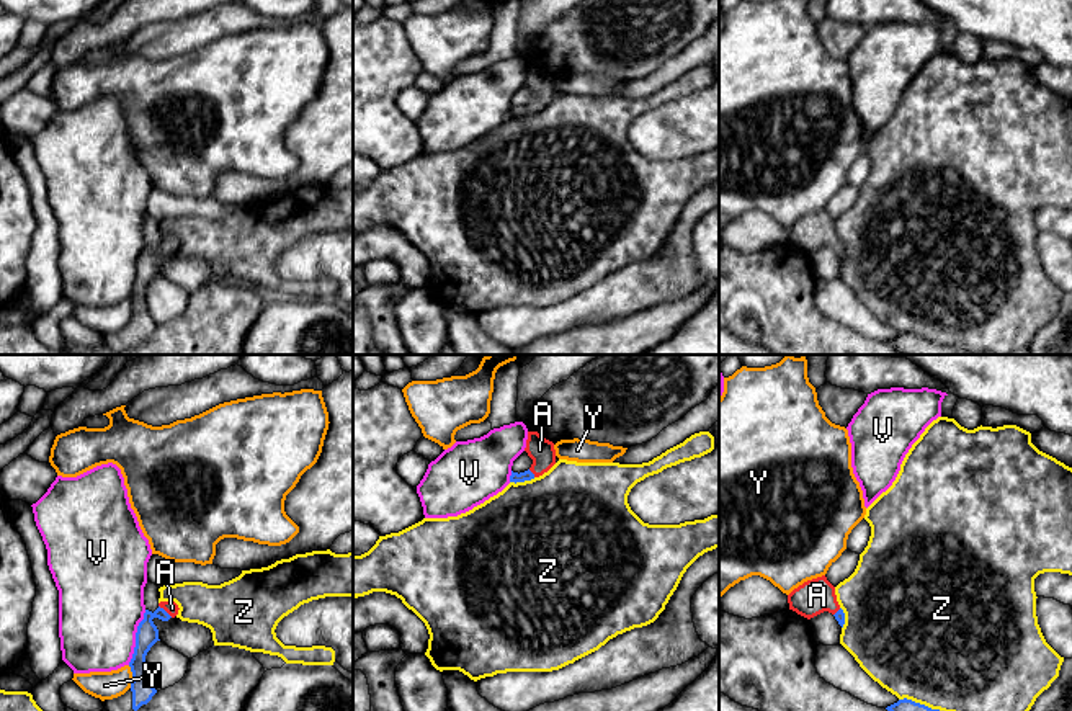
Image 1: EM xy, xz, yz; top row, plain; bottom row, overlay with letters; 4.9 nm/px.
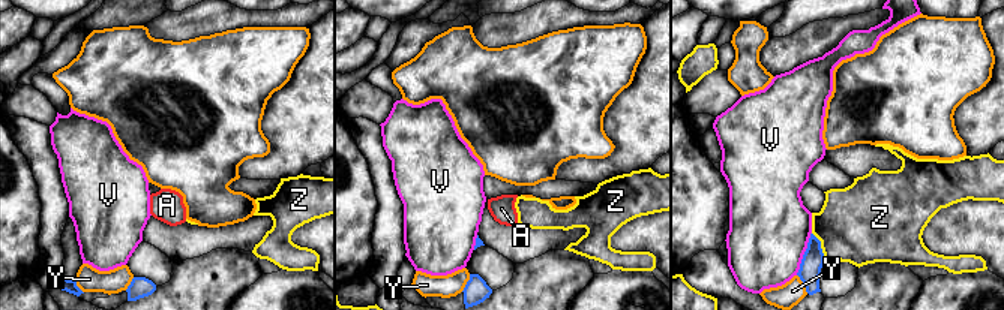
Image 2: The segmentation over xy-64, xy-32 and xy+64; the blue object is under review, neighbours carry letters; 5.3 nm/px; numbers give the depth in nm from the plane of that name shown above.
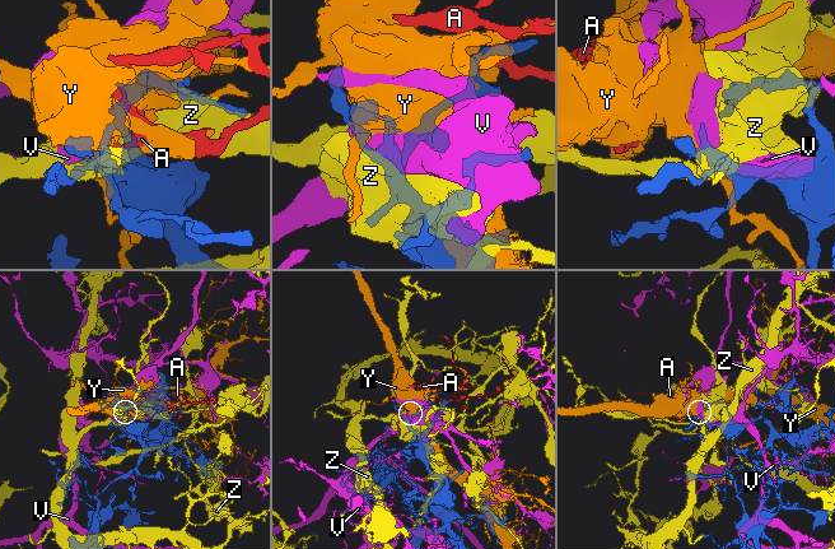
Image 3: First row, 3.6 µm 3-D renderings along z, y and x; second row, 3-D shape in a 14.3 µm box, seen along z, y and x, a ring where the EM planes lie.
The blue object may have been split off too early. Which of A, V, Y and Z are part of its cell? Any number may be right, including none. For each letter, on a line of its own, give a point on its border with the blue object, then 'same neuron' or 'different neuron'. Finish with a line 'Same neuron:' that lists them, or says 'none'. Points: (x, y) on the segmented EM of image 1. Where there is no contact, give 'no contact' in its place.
A: xy (164, 610) | same neuron
V: xy (136, 638) | different neuron
Y: xy (133, 677) | different neuron
Z: xz (522, 481) | different neuron
Same neuron: A

